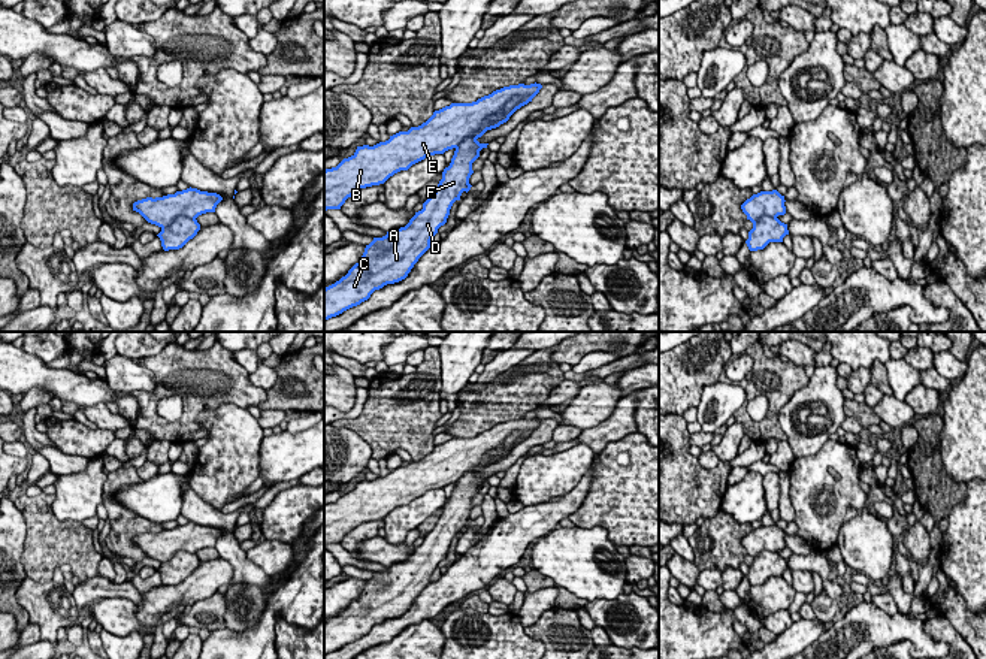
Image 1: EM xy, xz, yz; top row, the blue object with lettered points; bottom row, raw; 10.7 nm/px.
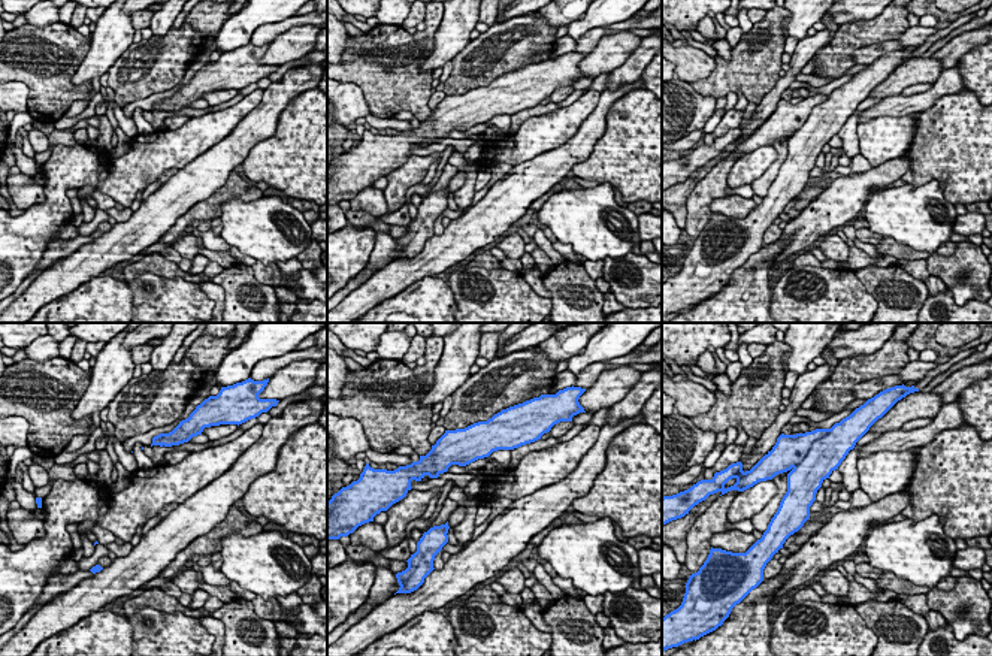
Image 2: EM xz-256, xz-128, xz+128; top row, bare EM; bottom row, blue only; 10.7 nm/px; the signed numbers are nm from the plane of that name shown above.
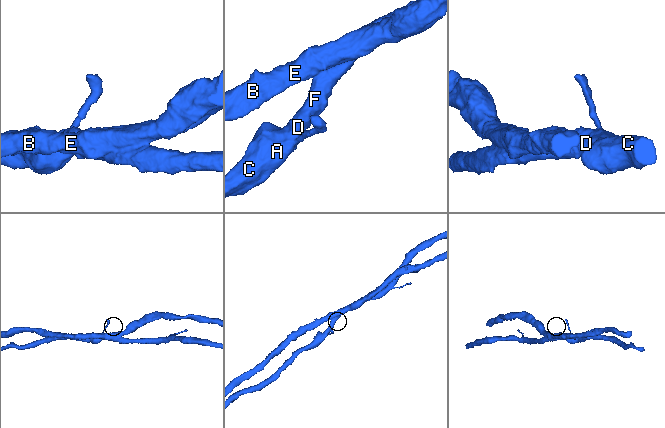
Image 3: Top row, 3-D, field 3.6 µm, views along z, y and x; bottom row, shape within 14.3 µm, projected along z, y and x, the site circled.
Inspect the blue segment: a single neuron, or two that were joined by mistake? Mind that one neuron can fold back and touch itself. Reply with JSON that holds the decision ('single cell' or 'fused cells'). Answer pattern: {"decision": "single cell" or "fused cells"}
{"decision": "fused cells"}

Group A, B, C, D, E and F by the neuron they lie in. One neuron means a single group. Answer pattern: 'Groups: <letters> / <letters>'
Groups: A C D F / B E

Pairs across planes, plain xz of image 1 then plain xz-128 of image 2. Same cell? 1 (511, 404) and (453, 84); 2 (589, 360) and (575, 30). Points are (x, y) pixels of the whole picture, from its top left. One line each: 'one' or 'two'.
1: one
2: one

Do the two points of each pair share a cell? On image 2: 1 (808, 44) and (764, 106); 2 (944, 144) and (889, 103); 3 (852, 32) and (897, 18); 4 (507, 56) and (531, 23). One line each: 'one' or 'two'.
1: one
2: two
3: one
4: one

